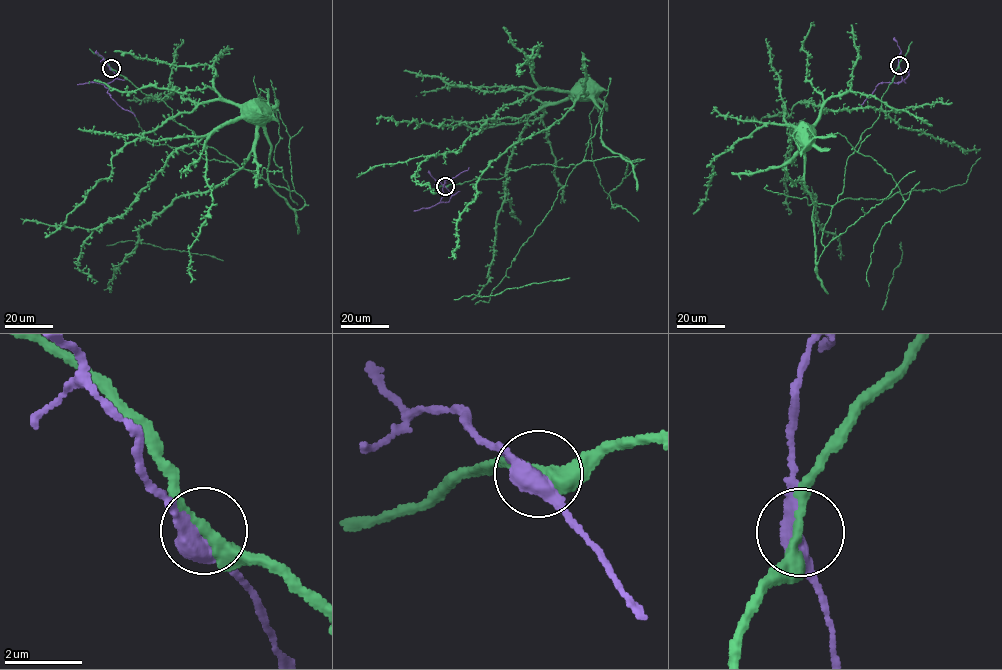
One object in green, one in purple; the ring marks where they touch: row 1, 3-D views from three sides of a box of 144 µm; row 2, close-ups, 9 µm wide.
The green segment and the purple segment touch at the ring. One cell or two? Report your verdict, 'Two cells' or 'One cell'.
Two cells

